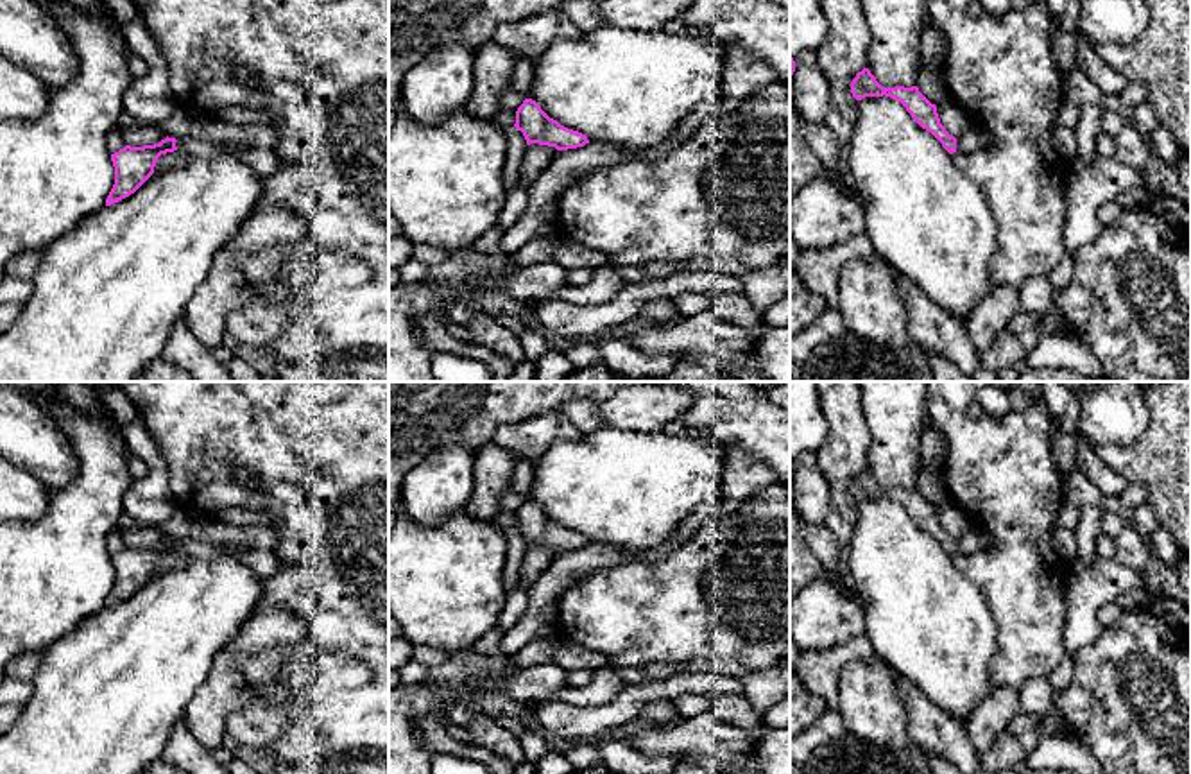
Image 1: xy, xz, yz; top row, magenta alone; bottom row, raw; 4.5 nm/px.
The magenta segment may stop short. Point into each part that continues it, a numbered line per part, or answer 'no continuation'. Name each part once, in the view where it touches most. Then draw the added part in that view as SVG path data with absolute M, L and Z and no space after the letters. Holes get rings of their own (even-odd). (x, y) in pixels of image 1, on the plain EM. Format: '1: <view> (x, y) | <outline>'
no continuation

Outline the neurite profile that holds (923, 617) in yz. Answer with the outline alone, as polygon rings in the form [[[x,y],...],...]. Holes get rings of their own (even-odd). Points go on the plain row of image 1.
[[[885,496],[858,502],[849,573],[865,606],[863,634],[878,658],[965,727],[994,686],[989,665],[996,654],[998,627],[980,588],[899,502]]]

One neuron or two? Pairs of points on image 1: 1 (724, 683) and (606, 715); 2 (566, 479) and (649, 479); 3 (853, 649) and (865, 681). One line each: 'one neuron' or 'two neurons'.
1: one neuron
2: one neuron
3: two neurons

